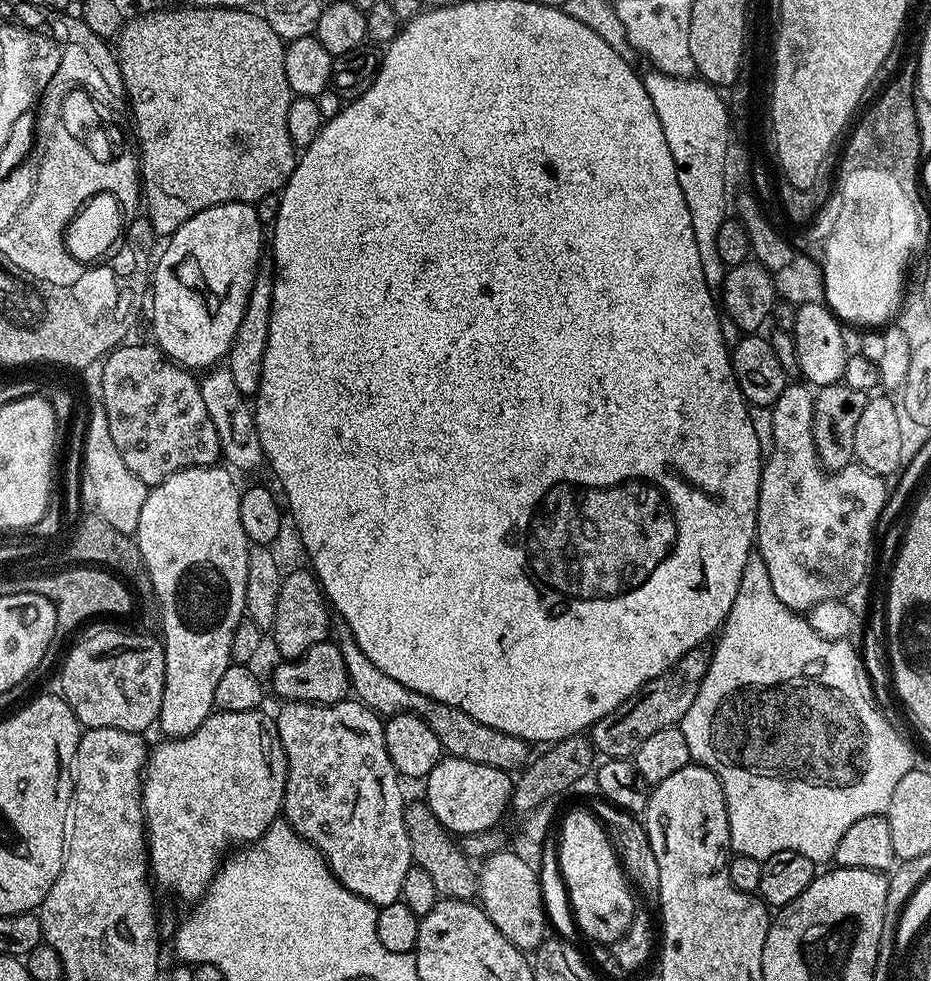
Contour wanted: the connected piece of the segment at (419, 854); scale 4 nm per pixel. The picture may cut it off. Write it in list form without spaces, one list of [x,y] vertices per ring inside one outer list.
[[[427,802],[409,803],[404,809],[404,825],[410,838],[415,867],[426,870],[426,874],[434,878],[434,886],[438,886],[441,897],[449,900],[471,899],[478,890],[473,869],[472,872],[468,869],[467,858],[464,857],[463,850],[456,845],[457,837],[449,832],[442,822],[438,822]]]

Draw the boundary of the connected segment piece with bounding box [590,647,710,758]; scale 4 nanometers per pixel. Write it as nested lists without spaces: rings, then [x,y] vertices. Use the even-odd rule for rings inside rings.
[[[703,647],[686,653],[674,667],[667,668],[656,680],[646,682],[626,704],[619,704],[606,718],[593,724],[590,740],[597,753],[604,758],[628,758],[636,753],[646,738],[658,734],[658,730],[675,728],[680,719],[694,706],[694,698],[708,673],[709,653]]]

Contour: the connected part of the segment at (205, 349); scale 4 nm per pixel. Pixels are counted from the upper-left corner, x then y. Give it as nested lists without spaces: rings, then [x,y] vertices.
[[[219,204],[194,214],[194,218],[187,220],[173,236],[167,237],[165,244],[168,245],[165,246],[164,253],[161,254],[160,261],[156,264],[156,273],[152,276],[152,328],[156,331],[157,338],[155,337],[155,339],[158,341],[158,347],[170,360],[189,370],[197,370],[196,368],[204,365],[204,367],[215,365],[227,357],[228,348],[232,345],[232,339],[238,330],[238,322],[242,322],[242,314],[246,310],[248,295],[256,277],[256,268],[262,259],[260,247],[263,244],[265,247],[266,244],[265,229],[262,227],[252,204]]]

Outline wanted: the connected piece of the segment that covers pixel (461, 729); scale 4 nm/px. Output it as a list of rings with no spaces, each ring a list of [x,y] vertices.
[[[338,615],[331,617],[330,632],[334,637],[334,643],[342,650],[342,662],[346,662],[348,681],[355,699],[371,708],[373,712],[384,718],[396,716],[399,712],[416,713],[427,722],[430,730],[434,730],[441,749],[447,755],[457,756],[466,762],[478,762],[482,766],[502,768],[509,774],[523,769],[529,763],[529,741],[506,734],[502,730],[494,730],[494,726],[486,726],[482,722],[470,718],[470,714],[466,714],[454,706],[446,706],[442,702],[432,700],[426,694],[418,694],[414,690],[402,686],[402,682],[394,682],[394,678],[390,678],[390,674],[382,674],[382,670],[378,670],[378,666],[374,666],[374,662],[370,662],[370,658],[366,658],[366,654],[362,654],[358,642],[352,636],[350,626],[346,626],[342,617]]]

